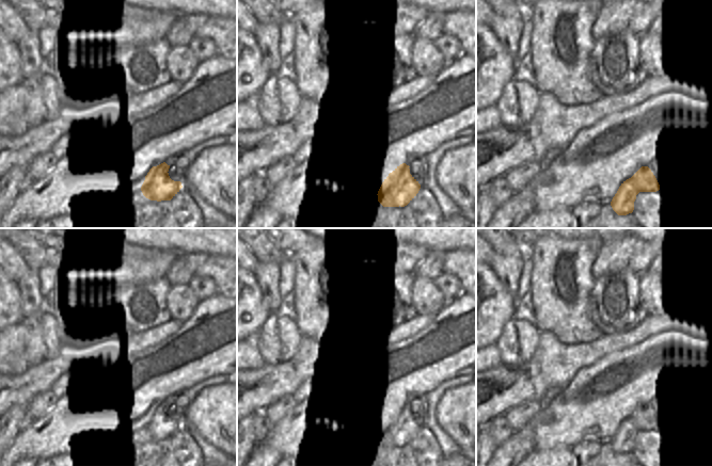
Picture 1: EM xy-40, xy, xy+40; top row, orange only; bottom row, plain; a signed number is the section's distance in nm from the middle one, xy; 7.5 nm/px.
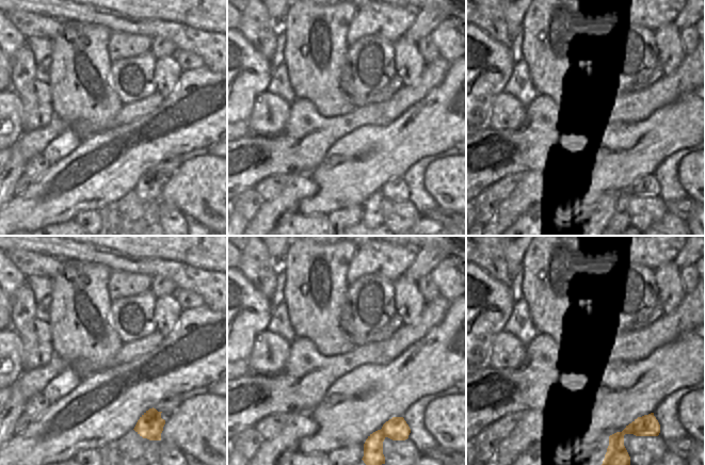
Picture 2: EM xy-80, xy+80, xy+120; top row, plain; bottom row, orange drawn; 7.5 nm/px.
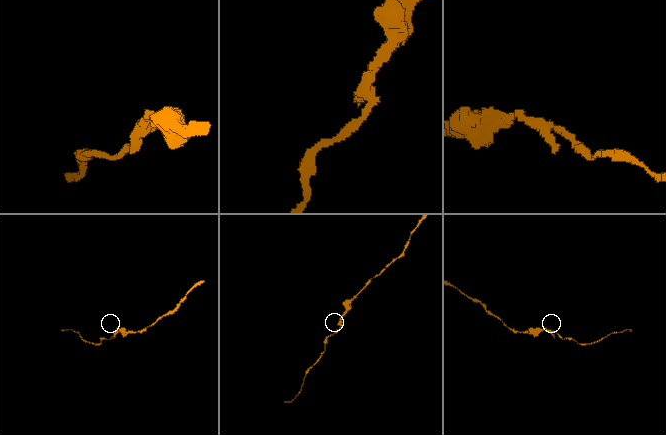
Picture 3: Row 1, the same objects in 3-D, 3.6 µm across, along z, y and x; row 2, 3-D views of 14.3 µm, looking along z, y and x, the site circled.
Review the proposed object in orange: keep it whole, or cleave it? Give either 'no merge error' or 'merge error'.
merge error

